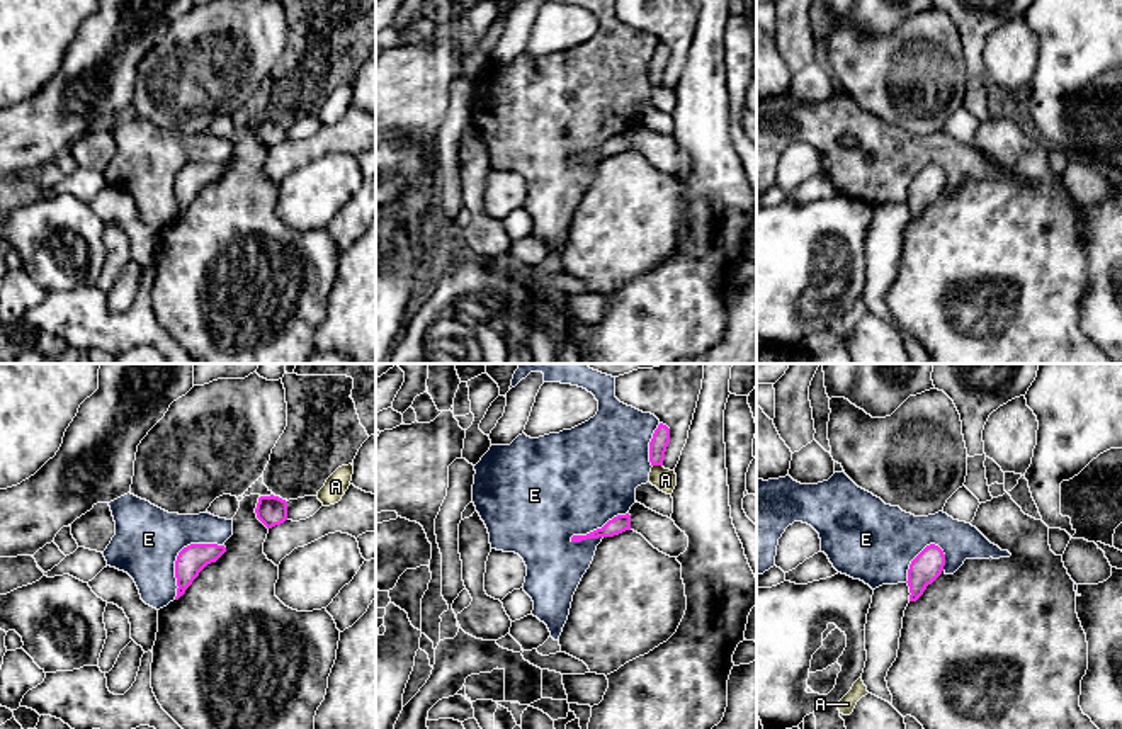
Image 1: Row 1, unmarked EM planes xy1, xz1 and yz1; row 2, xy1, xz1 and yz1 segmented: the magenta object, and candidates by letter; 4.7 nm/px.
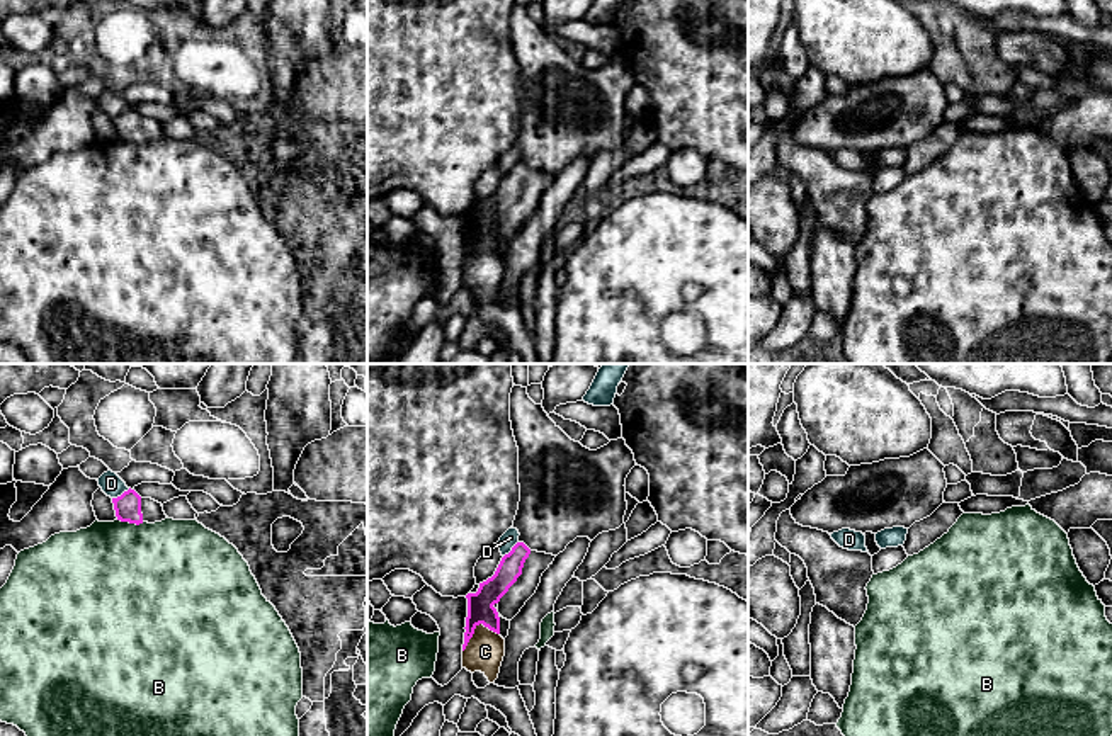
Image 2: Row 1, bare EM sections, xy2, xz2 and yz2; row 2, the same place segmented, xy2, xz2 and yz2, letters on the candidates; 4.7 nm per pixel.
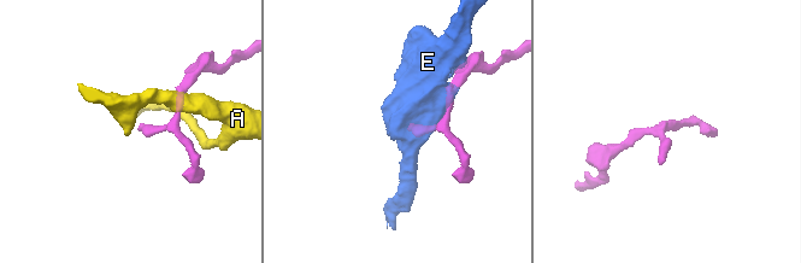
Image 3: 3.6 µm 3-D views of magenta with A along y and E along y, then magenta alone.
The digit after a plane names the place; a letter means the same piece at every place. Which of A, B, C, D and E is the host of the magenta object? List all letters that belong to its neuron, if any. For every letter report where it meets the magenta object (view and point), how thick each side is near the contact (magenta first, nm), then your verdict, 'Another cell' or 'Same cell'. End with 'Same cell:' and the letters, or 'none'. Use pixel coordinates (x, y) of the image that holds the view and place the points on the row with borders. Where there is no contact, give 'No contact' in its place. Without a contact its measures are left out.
A: Touches magenta at xz1 (658, 464). Thickness 90 nm (magenta) against 110 nm. Another cell
B: Touches magenta at xy2 (131, 522). Thickness 130 nm (magenta) against 500 nm. Another cell
C: Touches magenta at xz2 (475, 628). Thickness 130 nm (magenta) against 180 nm. Another cell
D: Touches magenta at xy2 (123, 493). Thickness 130 nm (magenta) against 100 nm. Another cell
E: Touches magenta at xz1 (597, 529). Thickness 90 nm (magenta) against 500 nm. Another cell
Same cell: none

